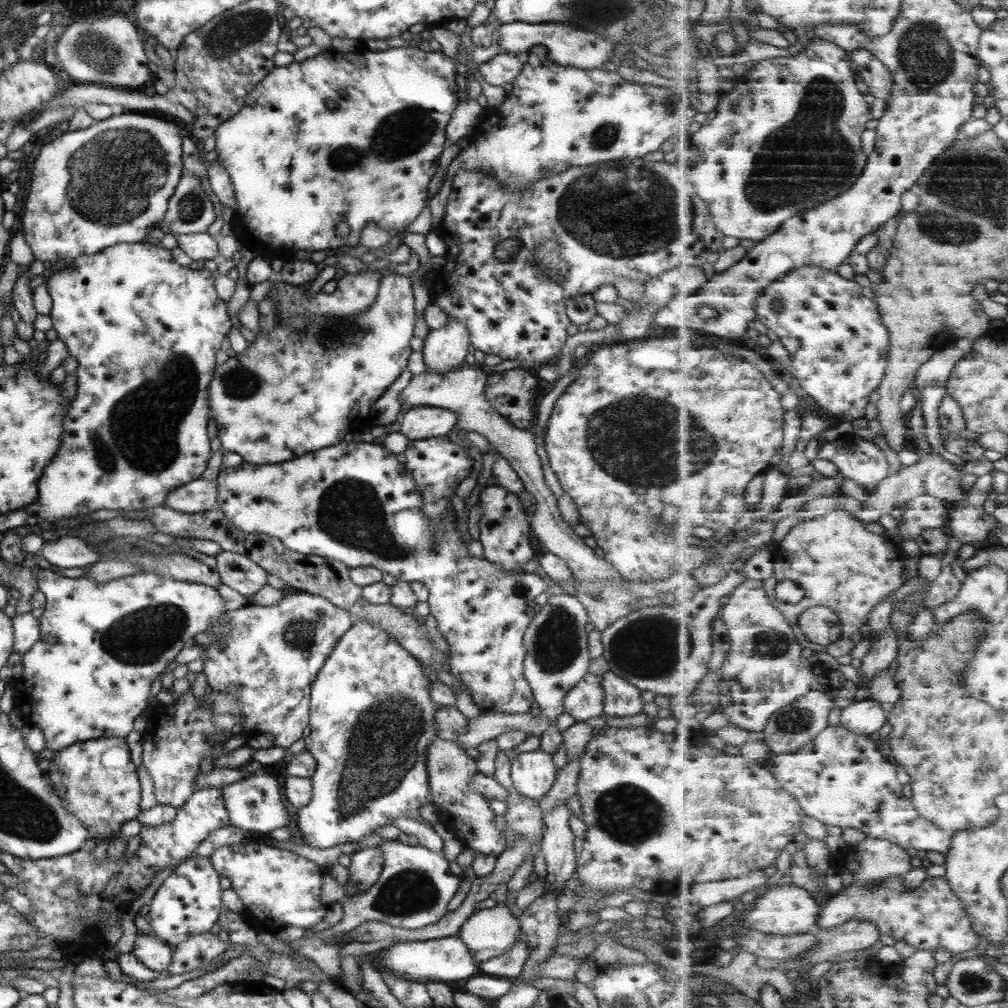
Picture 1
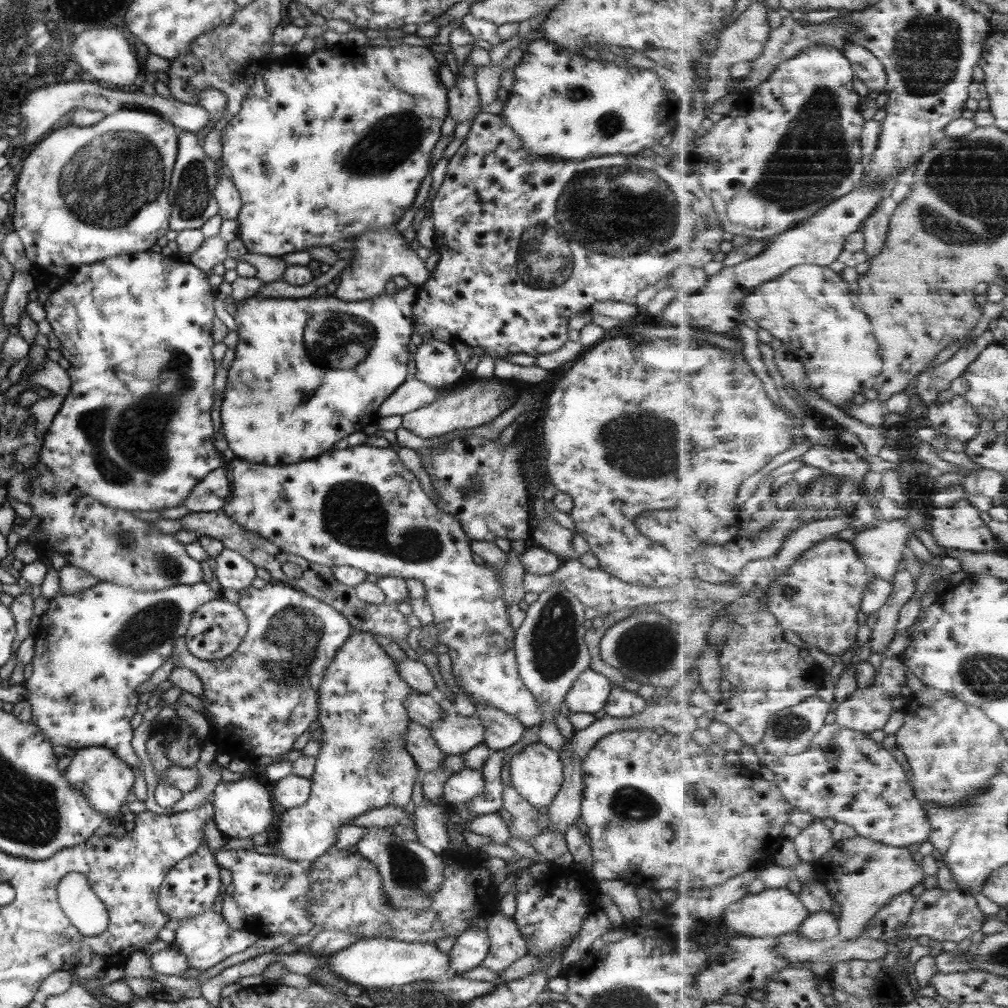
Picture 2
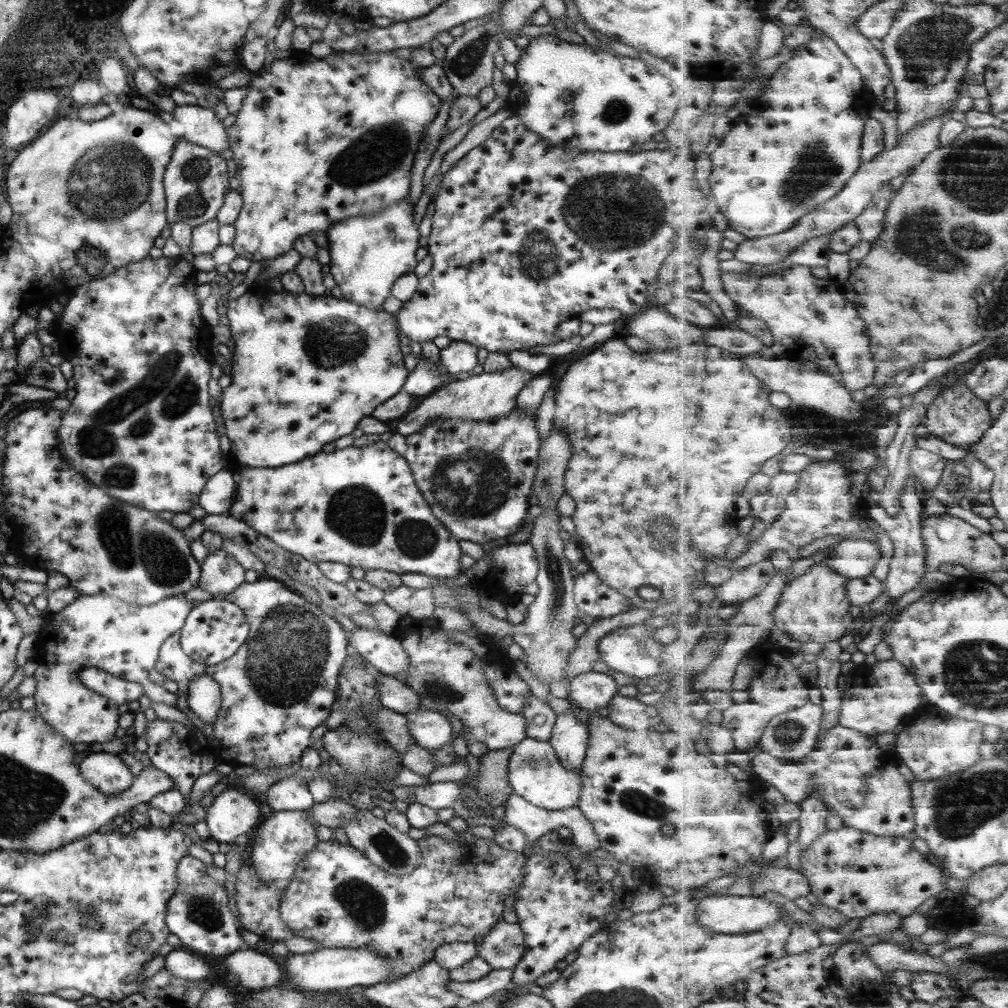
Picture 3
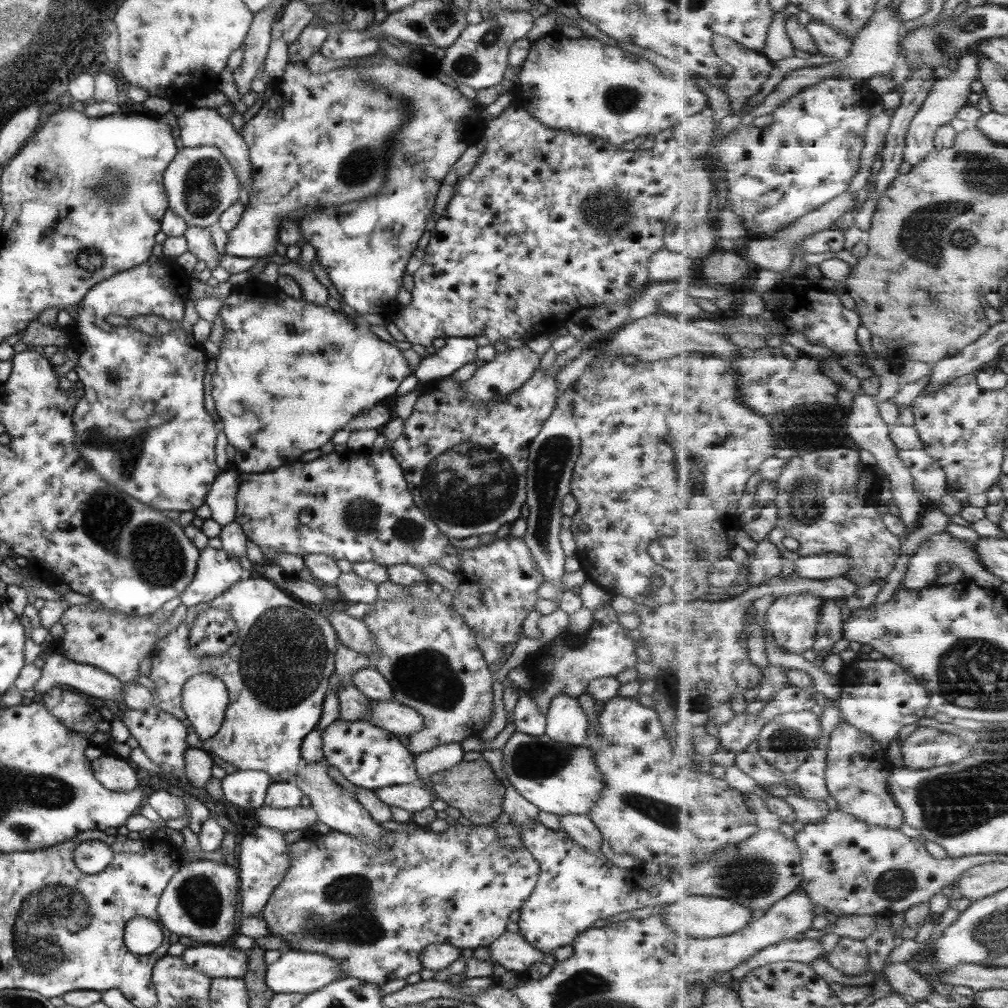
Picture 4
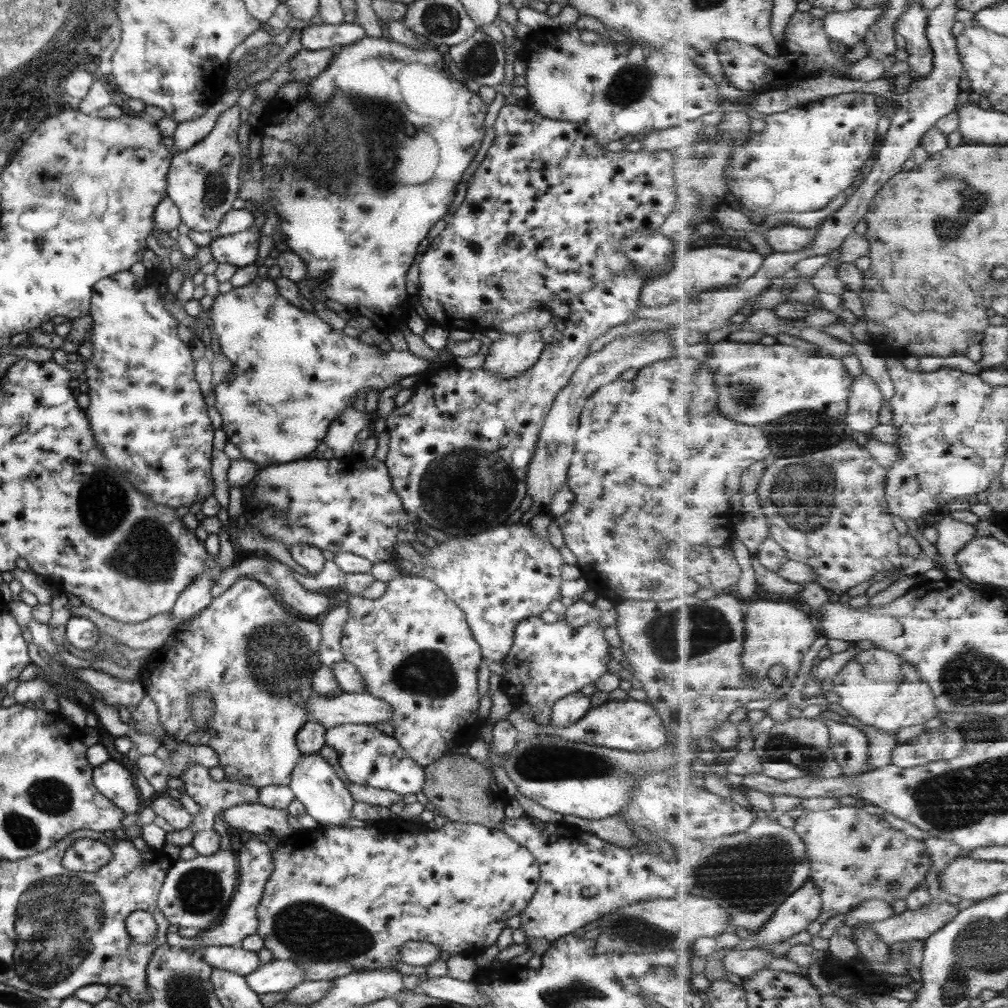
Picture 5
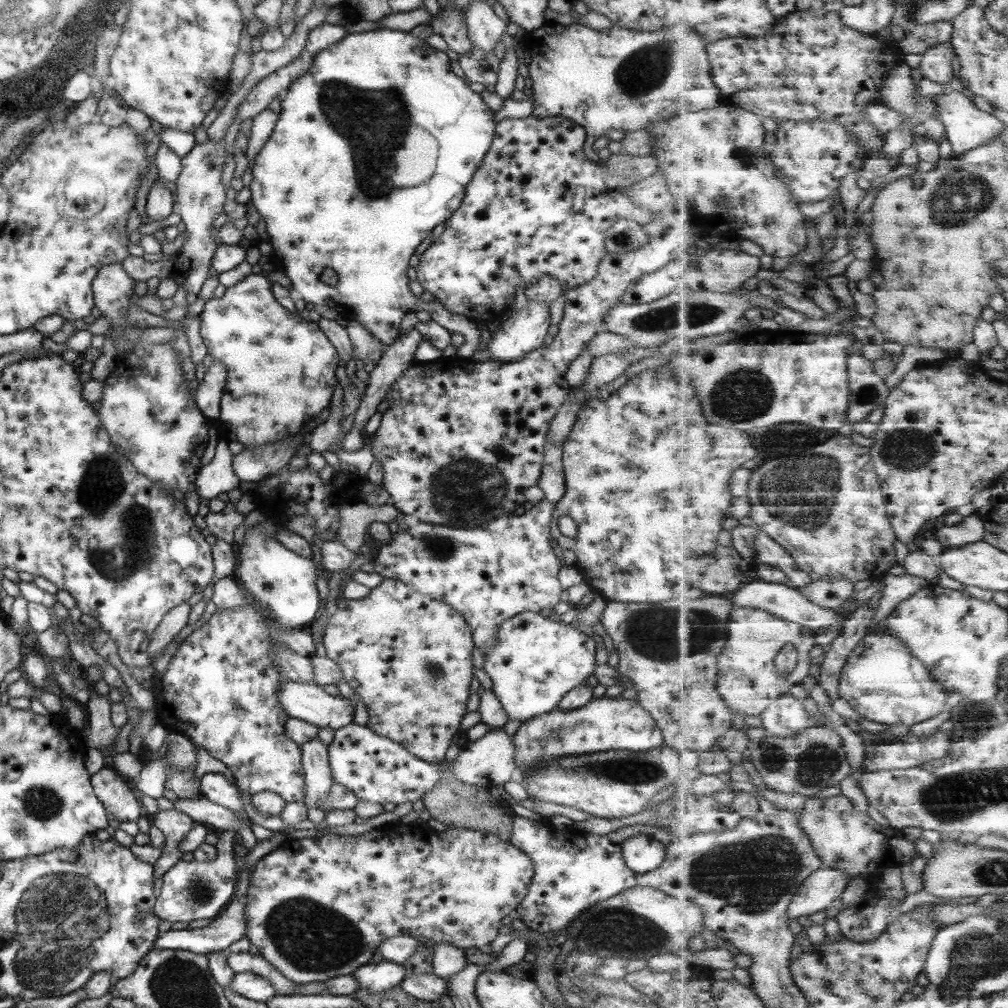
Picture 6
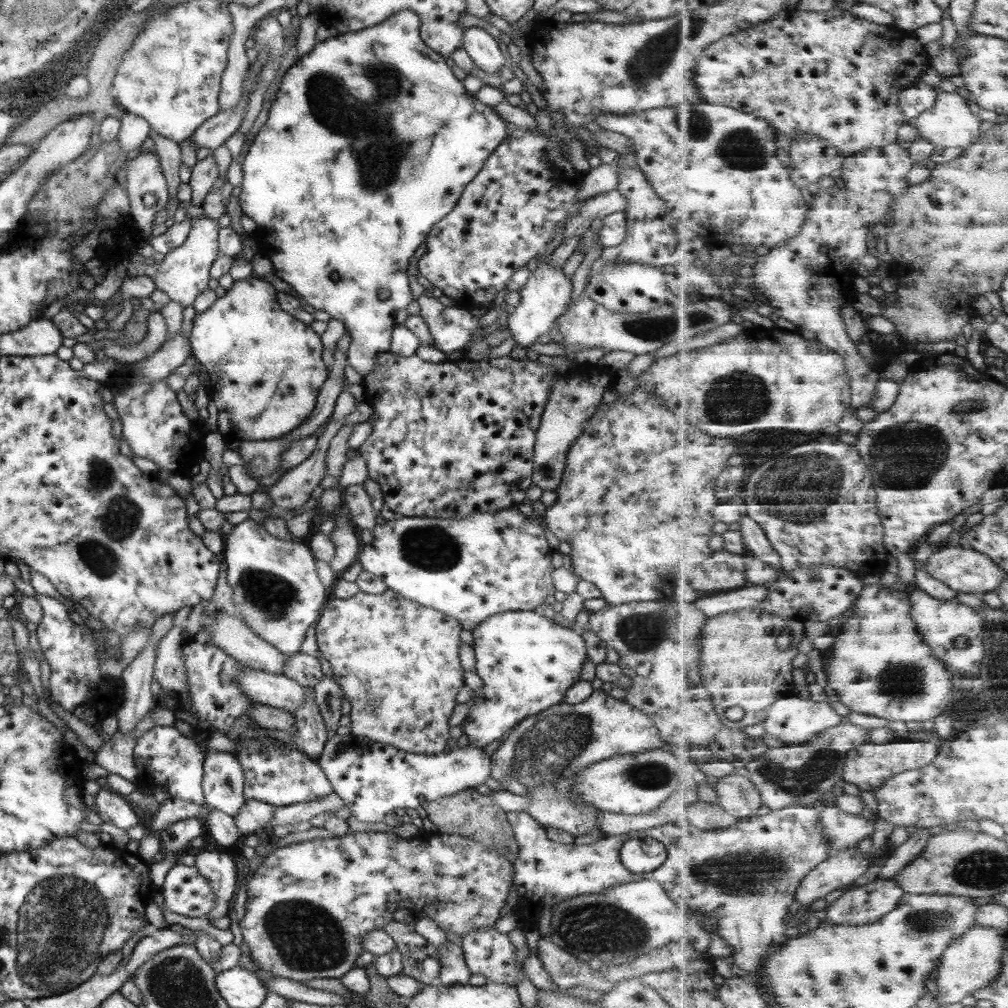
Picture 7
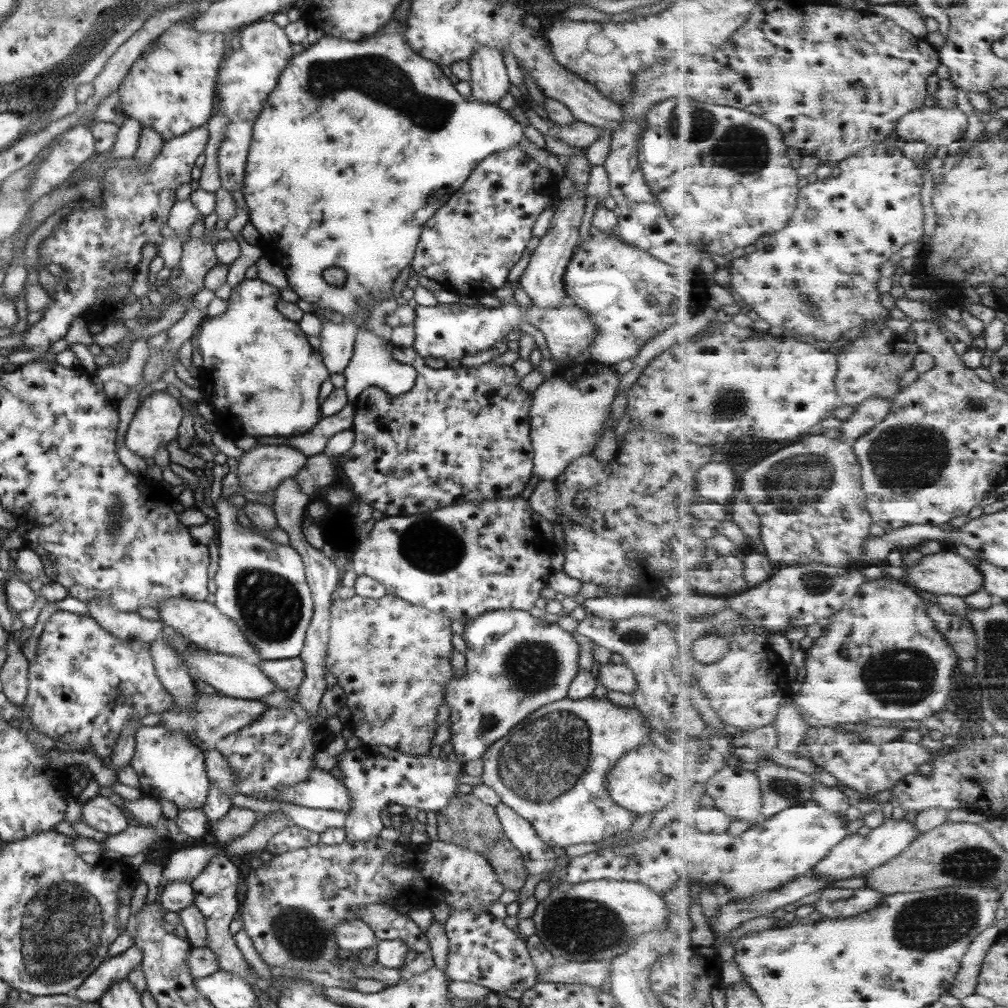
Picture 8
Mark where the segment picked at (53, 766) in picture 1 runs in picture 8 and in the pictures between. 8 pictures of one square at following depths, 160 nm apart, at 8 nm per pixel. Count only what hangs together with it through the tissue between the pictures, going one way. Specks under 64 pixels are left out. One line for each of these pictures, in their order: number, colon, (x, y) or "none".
2: (104, 780)
3: (106, 772)
4: (116, 774)
5: (111, 779)
6: (117, 796)
7: (112, 808)
8: (98, 812)

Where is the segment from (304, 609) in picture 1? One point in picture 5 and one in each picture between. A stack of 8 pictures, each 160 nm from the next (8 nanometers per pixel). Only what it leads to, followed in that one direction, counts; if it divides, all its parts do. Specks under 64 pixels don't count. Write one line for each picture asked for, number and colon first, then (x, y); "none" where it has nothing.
2: (263, 695)
3: (280, 684)
4: (276, 672)
5: (255, 660)

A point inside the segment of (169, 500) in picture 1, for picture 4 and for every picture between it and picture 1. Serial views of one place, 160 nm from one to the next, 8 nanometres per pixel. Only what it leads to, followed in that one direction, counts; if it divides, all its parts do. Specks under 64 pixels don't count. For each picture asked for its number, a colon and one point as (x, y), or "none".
2: (210, 494)
3: (217, 495)
4: (220, 499)

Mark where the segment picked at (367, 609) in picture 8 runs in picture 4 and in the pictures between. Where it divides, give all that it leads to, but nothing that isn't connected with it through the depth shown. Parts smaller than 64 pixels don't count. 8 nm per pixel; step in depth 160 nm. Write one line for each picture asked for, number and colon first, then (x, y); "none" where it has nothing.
4: (429, 657)
5: (412, 647)
6: (408, 658)
7: (396, 661)

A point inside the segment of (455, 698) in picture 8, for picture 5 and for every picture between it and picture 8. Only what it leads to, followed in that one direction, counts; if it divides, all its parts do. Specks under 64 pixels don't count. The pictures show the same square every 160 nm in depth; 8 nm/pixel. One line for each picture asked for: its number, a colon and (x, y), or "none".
5: (546, 661)
6: (533, 661)
7: (526, 663)

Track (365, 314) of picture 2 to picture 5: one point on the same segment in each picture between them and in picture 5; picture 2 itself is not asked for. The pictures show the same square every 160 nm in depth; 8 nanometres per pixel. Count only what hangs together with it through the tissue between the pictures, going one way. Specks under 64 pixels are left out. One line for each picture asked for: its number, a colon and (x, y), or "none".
3: (282, 342)
4: (341, 368)
5: (290, 375)

